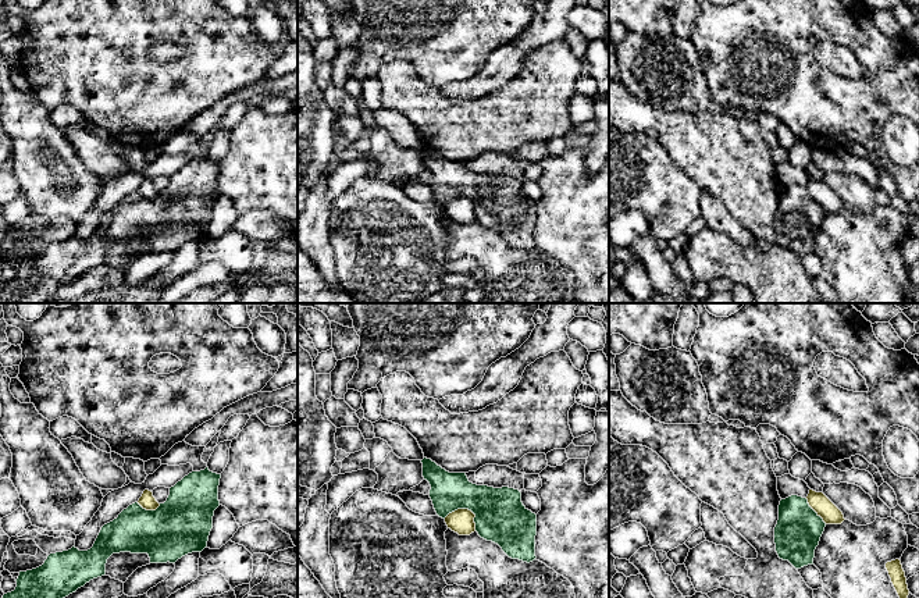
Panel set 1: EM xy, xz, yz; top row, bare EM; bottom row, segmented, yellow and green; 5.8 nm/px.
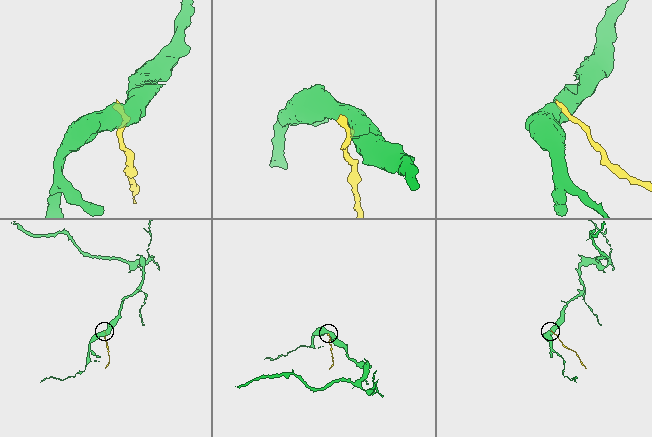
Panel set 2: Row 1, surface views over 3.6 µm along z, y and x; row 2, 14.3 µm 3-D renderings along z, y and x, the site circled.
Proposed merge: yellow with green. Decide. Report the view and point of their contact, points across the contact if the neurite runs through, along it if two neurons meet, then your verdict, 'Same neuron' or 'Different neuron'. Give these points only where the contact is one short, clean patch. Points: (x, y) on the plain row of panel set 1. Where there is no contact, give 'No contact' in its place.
Touches yellow at xz (467, 198). Boundary: xz (444, 206), (458, 198), (469, 198), (474, 203), (476, 219). Different neuron

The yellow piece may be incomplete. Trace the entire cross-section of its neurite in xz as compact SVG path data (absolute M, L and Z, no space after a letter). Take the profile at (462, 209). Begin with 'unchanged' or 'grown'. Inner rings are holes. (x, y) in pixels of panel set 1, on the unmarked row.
unchanged; M457 197L445 206L448 217L459 224L470 224L475 220L475 203L469 197Z

